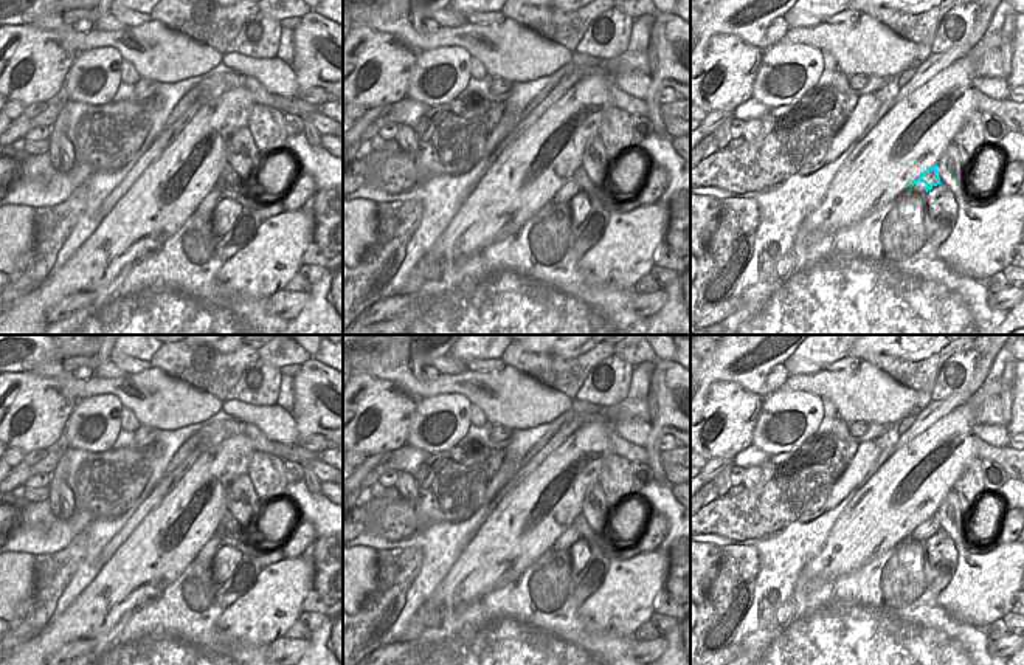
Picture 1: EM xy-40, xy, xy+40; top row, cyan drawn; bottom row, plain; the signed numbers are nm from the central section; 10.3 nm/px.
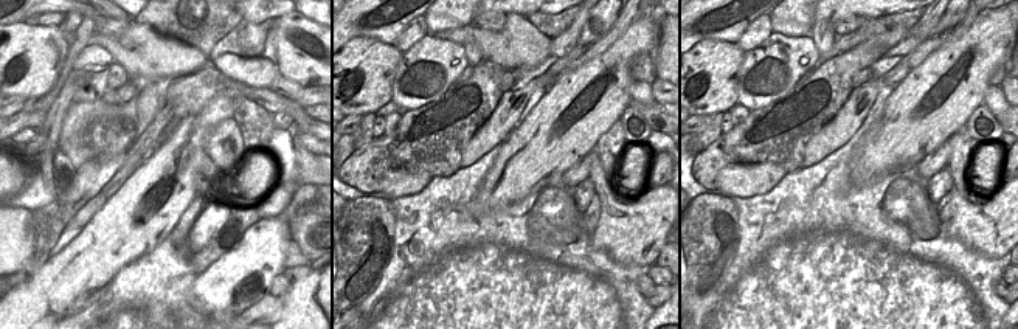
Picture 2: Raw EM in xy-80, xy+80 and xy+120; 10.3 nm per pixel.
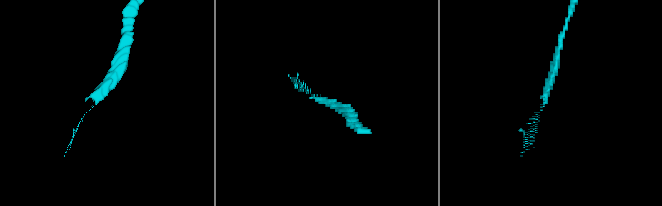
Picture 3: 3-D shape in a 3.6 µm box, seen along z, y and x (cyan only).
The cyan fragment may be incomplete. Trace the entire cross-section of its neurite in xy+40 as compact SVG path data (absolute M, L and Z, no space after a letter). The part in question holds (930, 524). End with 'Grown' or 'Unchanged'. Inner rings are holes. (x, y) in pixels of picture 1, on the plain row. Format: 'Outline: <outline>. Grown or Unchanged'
Outline: M937 510L918 522L917 527L911 529L911 536L917 539L917 543L931 538L934 533L940 532L940 525L937 524Z. Grown.

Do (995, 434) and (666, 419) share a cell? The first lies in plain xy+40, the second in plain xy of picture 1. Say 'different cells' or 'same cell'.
different cells

